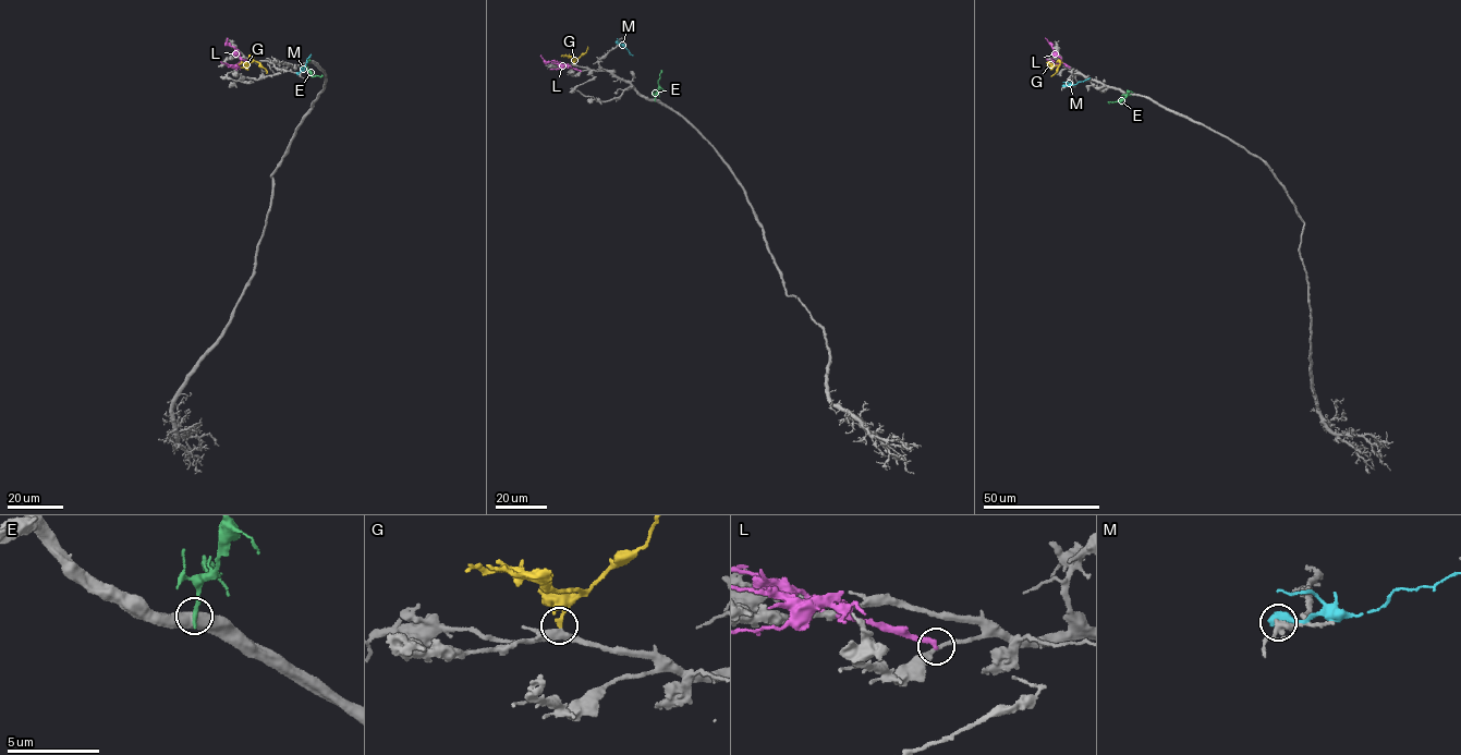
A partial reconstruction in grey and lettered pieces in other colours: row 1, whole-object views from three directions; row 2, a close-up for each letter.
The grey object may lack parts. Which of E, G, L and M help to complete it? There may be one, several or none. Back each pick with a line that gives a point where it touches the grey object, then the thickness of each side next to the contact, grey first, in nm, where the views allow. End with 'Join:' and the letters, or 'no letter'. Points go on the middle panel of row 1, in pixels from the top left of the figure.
G: Touches grey at (574, 63). Thickness 420 nm (grey) against 220 nm
Join: G

